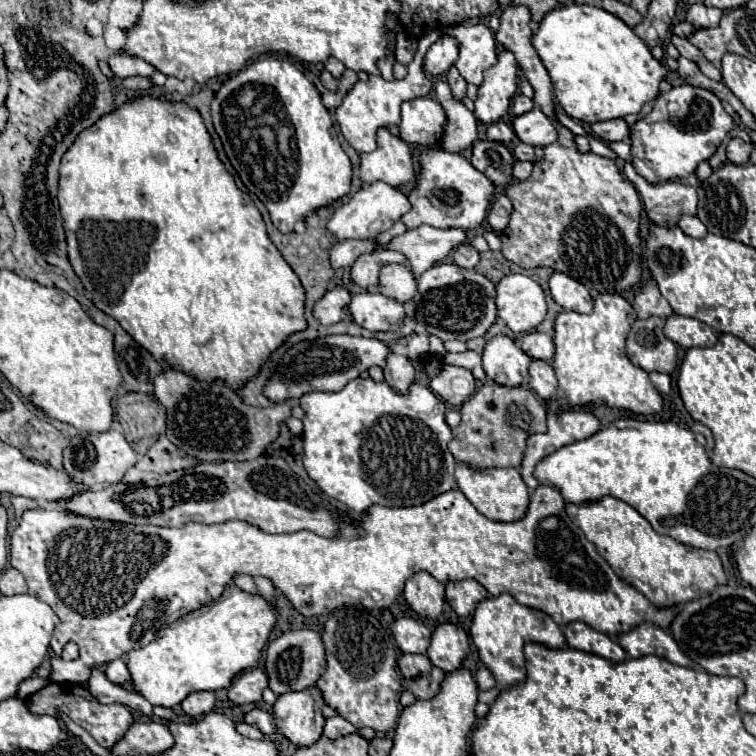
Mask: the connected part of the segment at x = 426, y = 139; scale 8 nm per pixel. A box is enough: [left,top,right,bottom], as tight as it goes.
[398,96,446,146]

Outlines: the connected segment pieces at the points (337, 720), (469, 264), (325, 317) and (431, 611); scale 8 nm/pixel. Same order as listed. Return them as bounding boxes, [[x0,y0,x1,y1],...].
[[324,716,358,738],[452,242,480,268],[314,286,352,326],[404,572,446,618]]

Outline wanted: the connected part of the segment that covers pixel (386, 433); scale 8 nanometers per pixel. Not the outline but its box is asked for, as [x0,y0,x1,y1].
[300,378,456,514]

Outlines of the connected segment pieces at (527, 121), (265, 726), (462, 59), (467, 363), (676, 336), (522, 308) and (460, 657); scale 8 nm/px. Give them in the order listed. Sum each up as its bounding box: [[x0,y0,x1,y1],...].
[[512,108,558,146],[244,708,278,736],[448,24,496,86],[446,350,486,380],[664,314,718,348],[496,274,546,332],[428,622,470,672]]

